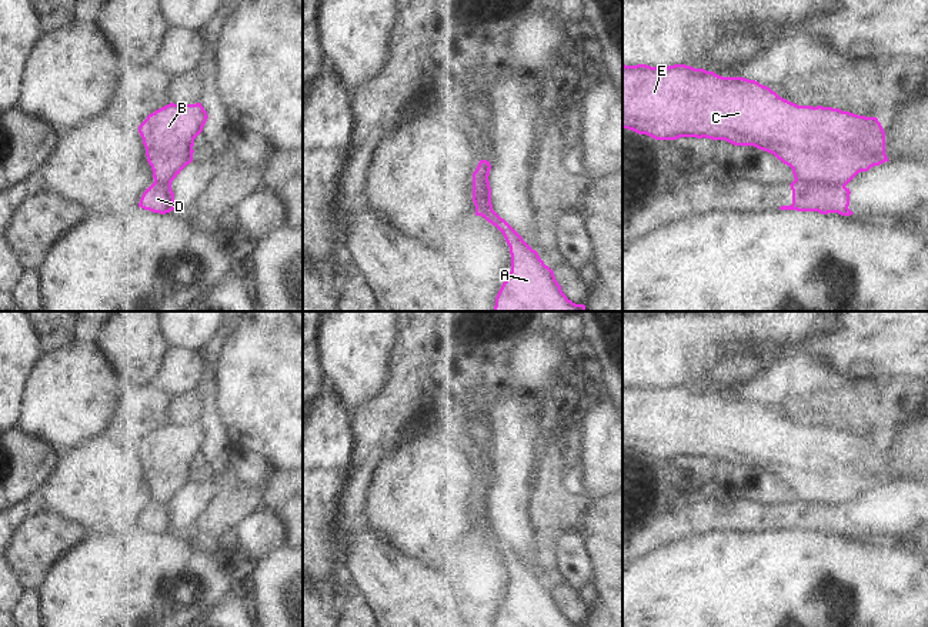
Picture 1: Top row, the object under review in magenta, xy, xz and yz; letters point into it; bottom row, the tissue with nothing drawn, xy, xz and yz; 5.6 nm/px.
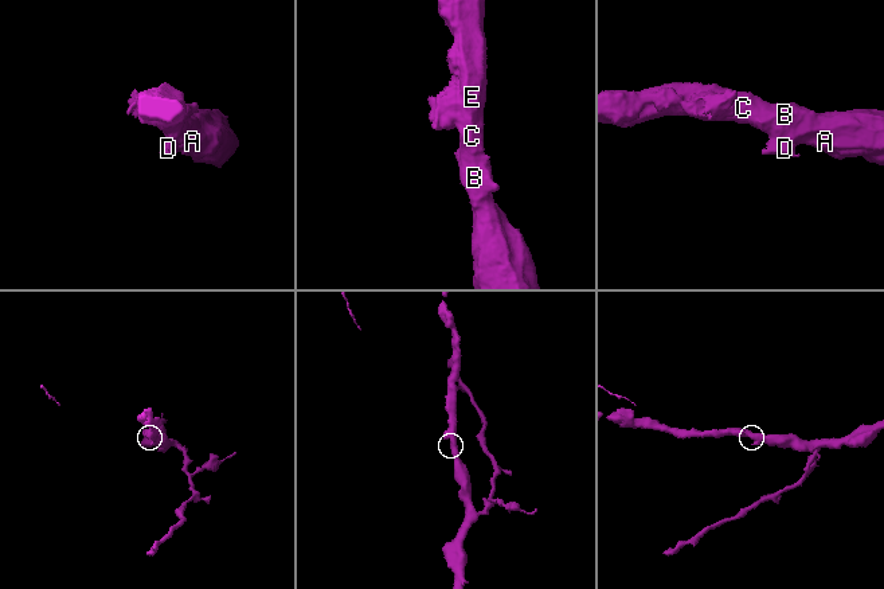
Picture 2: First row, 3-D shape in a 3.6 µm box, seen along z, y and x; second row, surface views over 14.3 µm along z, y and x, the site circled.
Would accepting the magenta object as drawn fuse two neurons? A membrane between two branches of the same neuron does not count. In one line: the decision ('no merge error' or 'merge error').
merge error

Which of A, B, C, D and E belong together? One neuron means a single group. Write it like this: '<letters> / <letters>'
A B C E / D

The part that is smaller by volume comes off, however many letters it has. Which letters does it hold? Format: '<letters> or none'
D

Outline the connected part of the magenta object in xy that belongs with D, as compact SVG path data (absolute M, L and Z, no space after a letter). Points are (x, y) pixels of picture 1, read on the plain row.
M154 501L143 513L138 527L153 533L166 534L174 530L174 513L171 506Z

